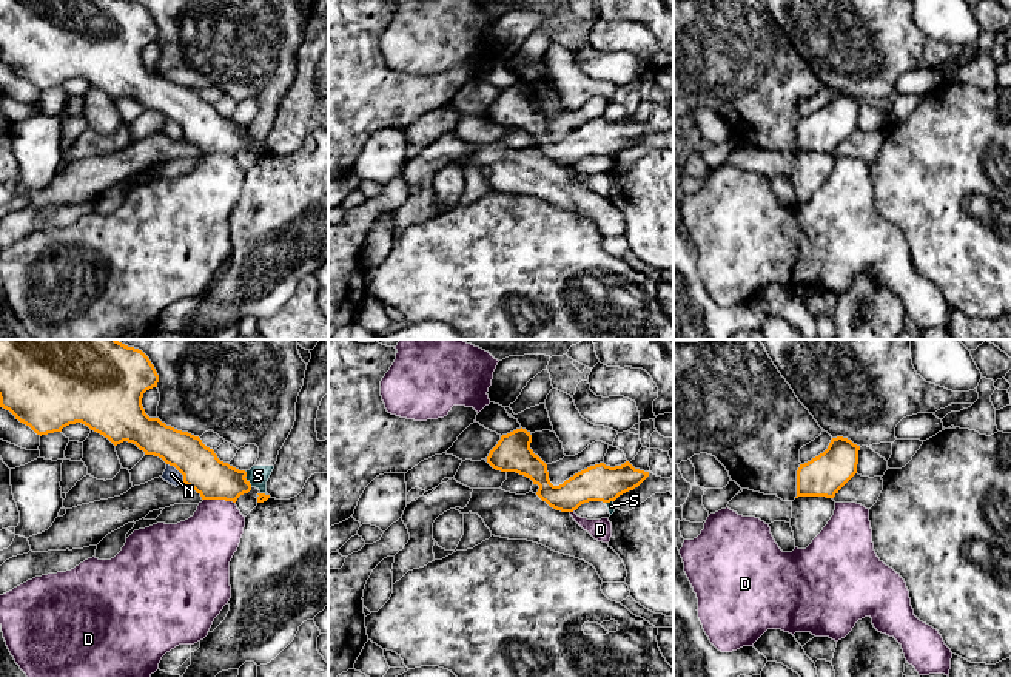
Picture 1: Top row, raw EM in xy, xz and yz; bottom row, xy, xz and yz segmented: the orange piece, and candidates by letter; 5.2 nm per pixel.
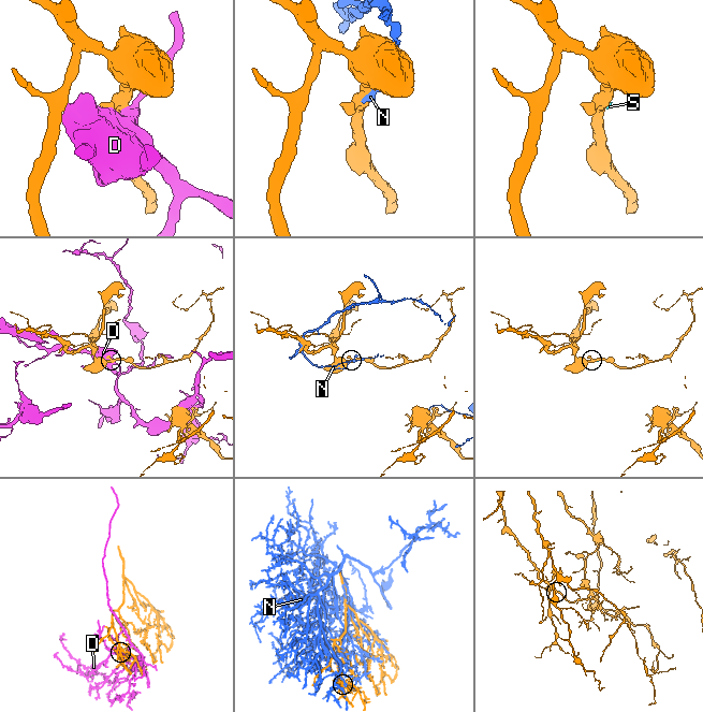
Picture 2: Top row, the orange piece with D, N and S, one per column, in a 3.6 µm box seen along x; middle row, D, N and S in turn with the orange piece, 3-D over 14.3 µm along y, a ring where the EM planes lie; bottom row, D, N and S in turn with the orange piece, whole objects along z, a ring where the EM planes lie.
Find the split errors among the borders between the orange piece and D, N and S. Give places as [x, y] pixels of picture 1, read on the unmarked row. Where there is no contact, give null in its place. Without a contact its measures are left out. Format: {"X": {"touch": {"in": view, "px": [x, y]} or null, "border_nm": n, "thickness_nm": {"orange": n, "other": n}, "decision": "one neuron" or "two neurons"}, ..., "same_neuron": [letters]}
{"D": {"touch": {"in": "xy", "px": [219, 153]}, "border_nm": 170, "thickness_nm": {"orange": 220, "other": 320}, "decision": "two neurons"}, "N": {"touch": {"in": "xy", "px": [178, 124]}, "border_nm": 140, "thickness_nm": {"orange": 220, "other": 80}, "decision": "two neurons"}, "S": {"touch": {"in": "xy", "px": [245, 133]}, "border_nm": 100, "thickness_nm": {"orange": 220, "other": 110}, "decision": "two neurons"}, "same_neuron": []}

